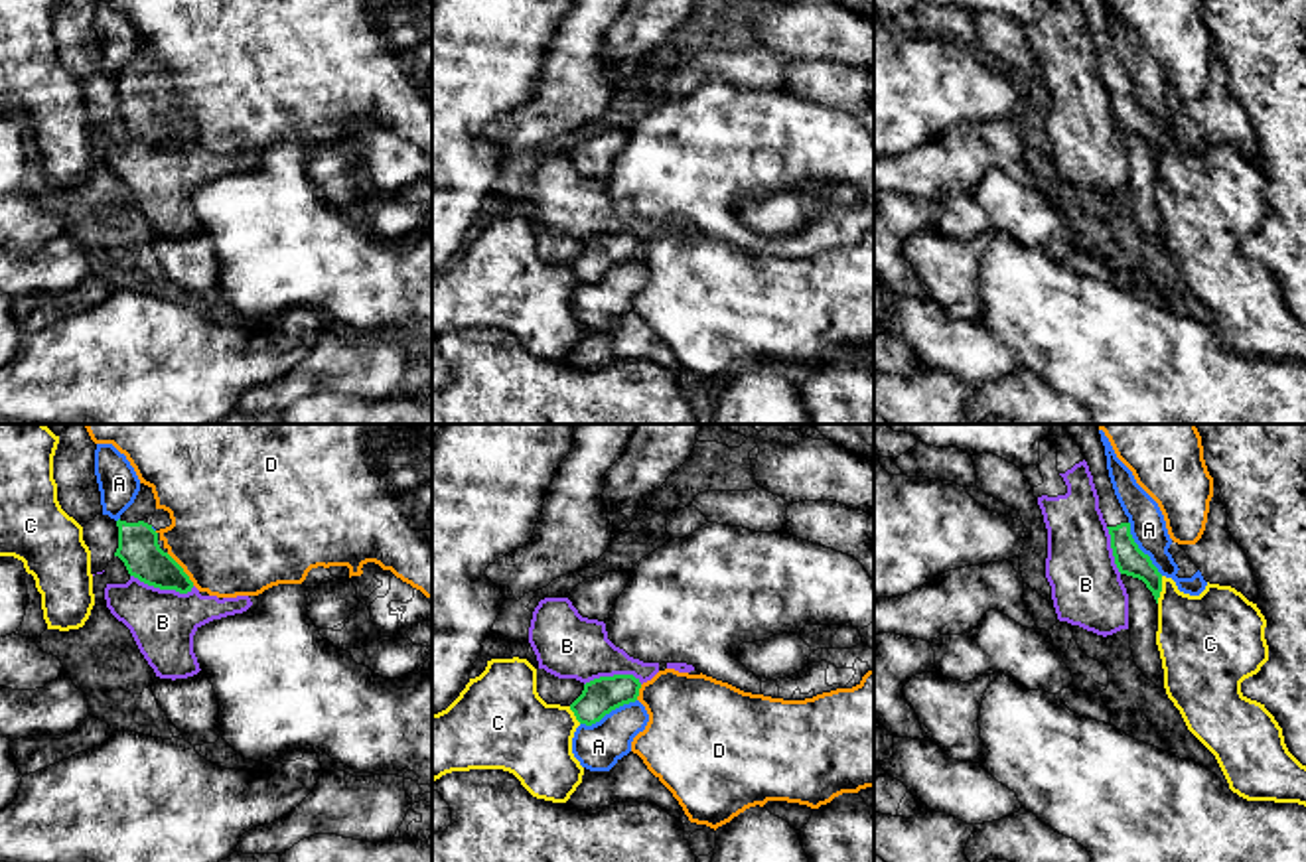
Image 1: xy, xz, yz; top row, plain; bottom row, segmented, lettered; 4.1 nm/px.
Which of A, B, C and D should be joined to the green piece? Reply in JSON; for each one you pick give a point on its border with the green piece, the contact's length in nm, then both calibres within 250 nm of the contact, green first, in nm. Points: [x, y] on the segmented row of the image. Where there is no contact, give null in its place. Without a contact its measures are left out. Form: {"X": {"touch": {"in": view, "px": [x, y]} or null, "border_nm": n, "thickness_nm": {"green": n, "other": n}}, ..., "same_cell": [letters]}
{"same_cell": []}

